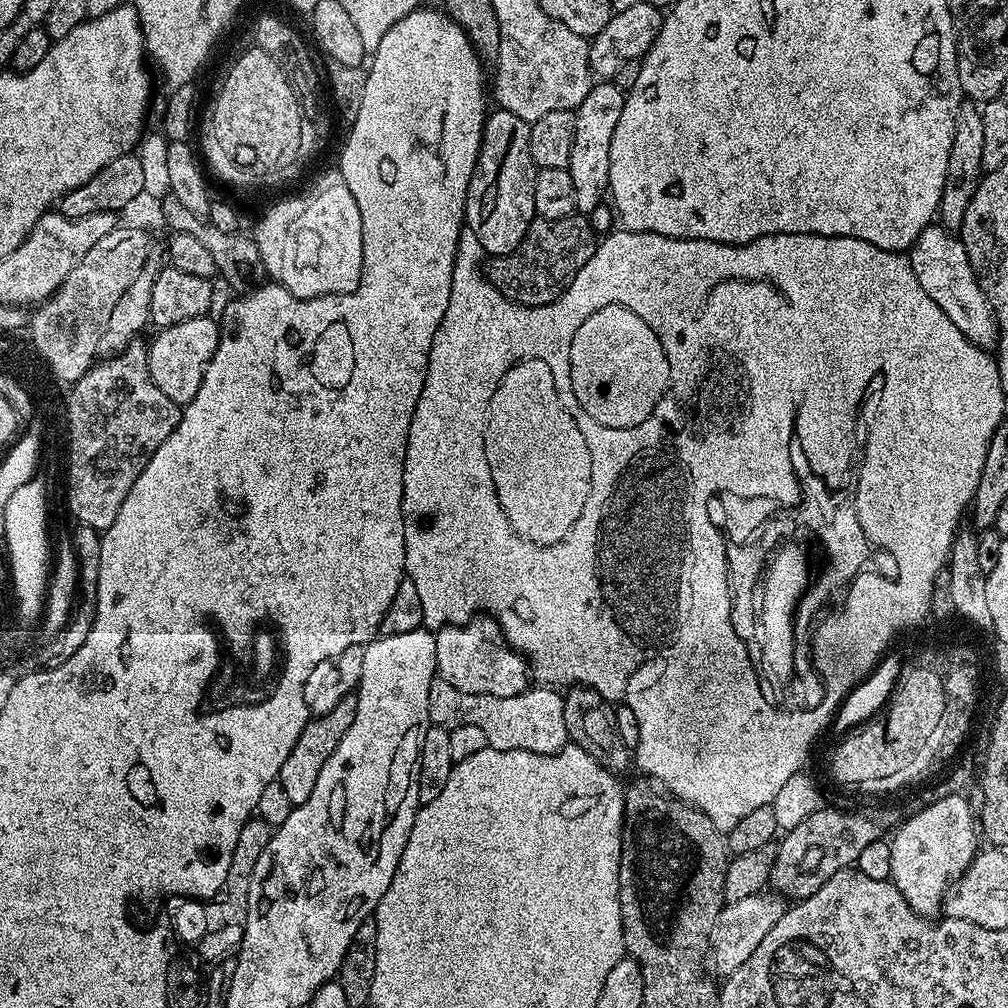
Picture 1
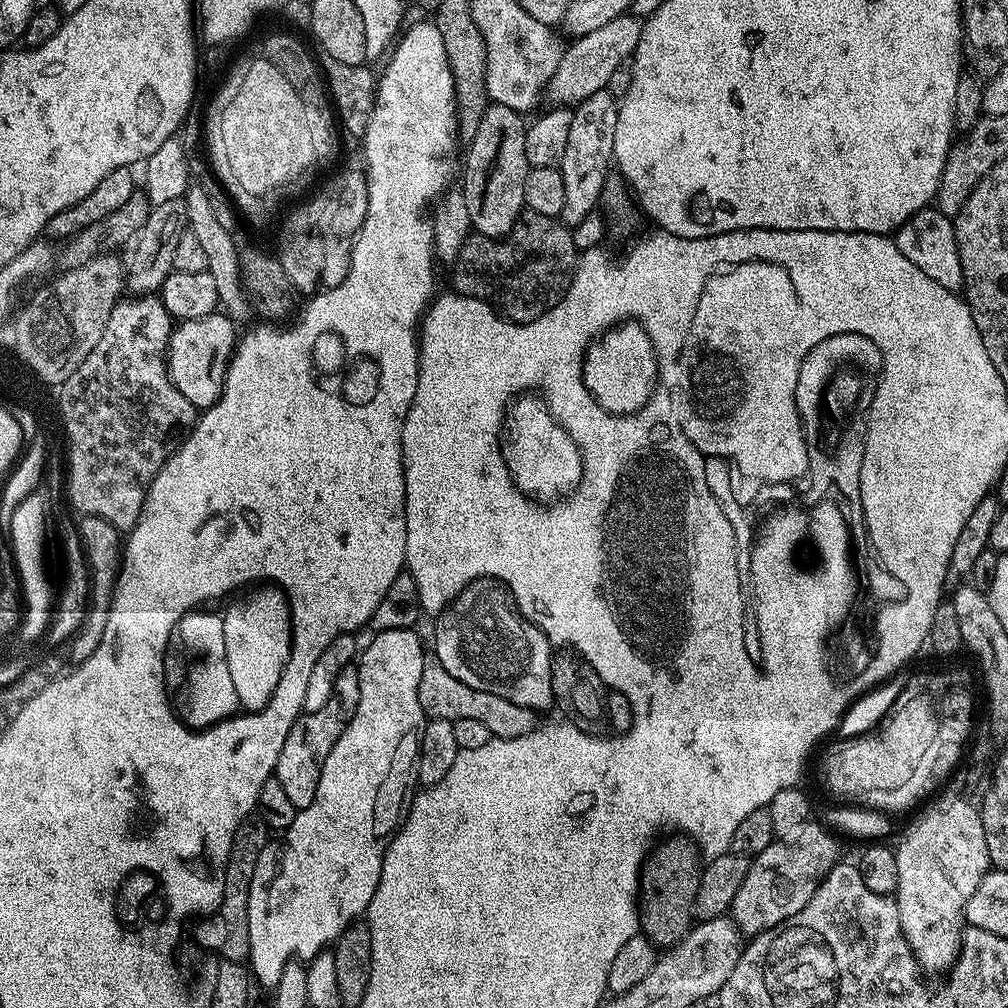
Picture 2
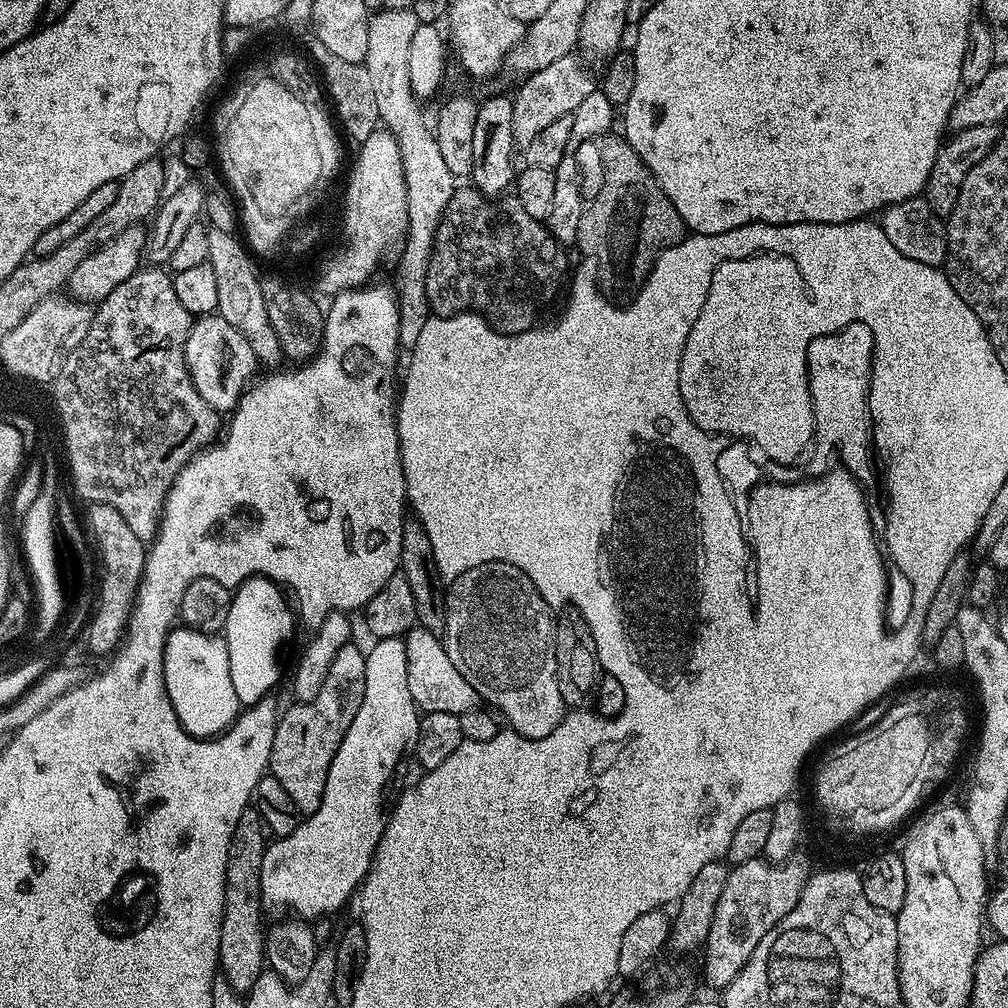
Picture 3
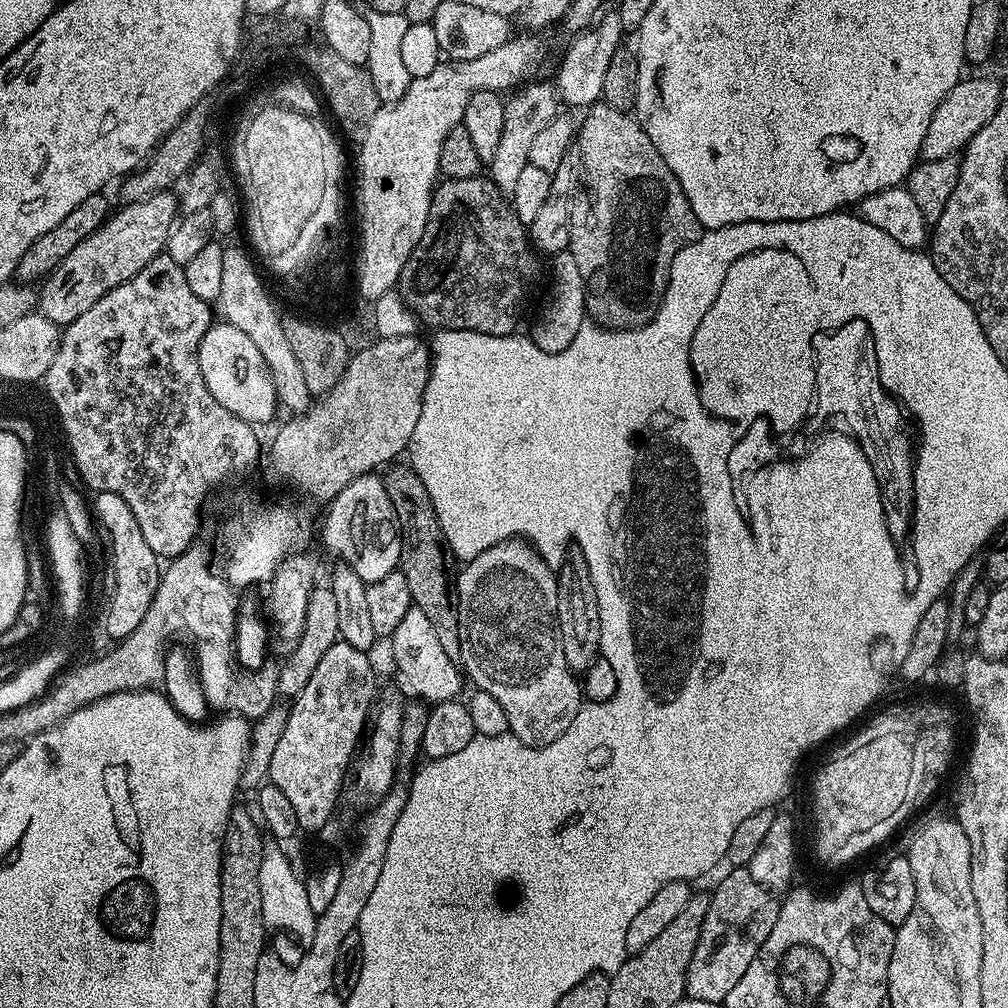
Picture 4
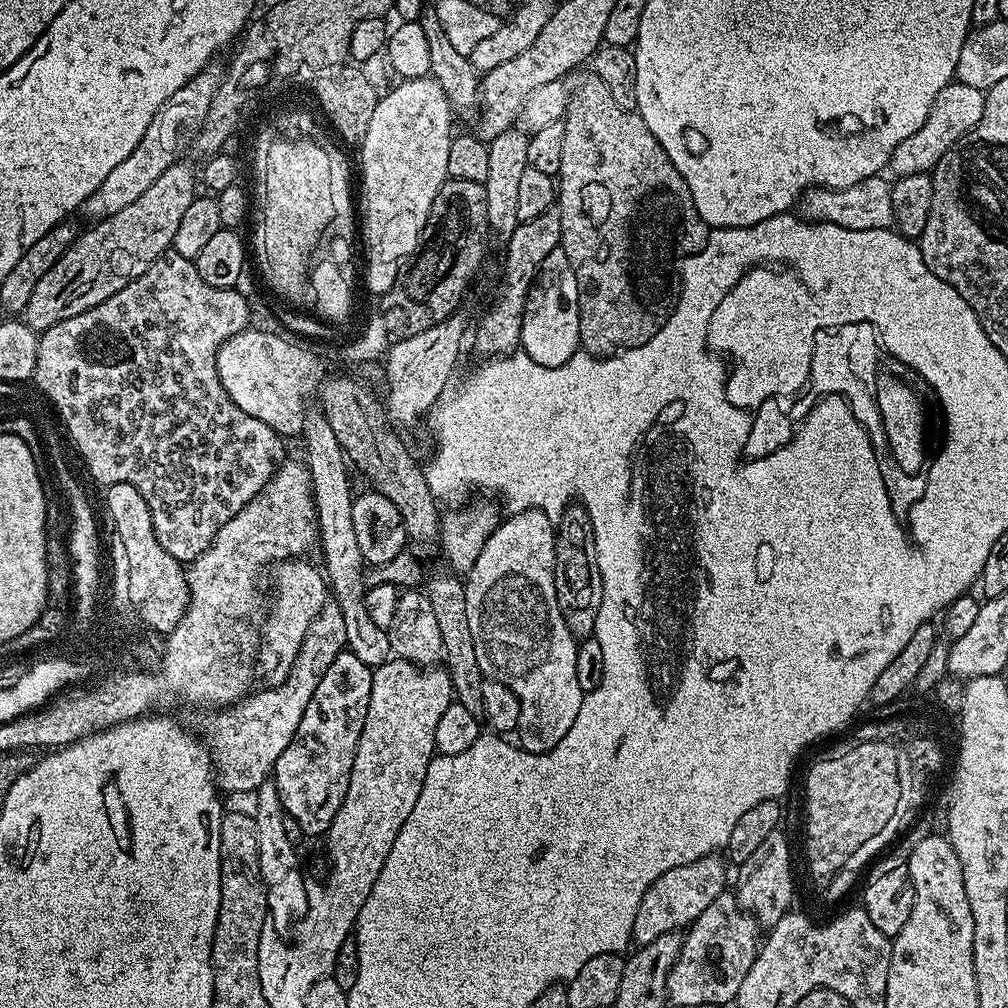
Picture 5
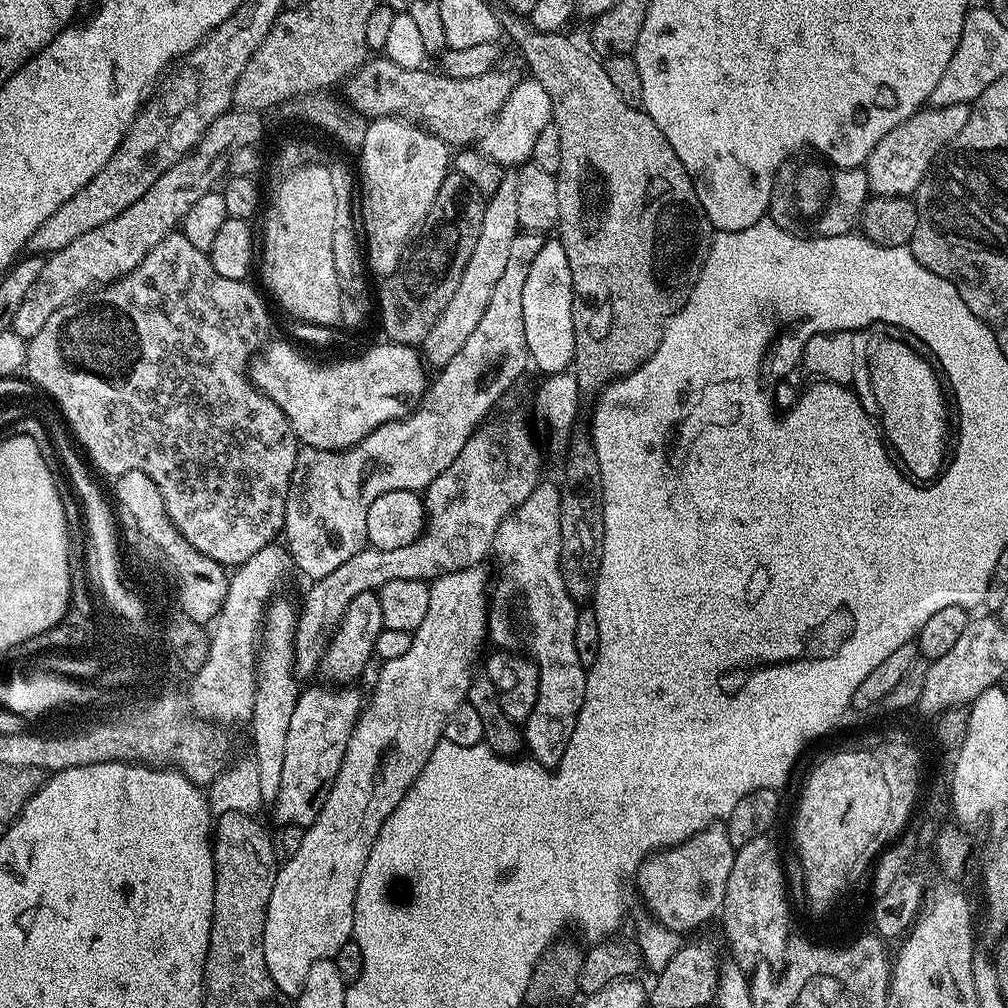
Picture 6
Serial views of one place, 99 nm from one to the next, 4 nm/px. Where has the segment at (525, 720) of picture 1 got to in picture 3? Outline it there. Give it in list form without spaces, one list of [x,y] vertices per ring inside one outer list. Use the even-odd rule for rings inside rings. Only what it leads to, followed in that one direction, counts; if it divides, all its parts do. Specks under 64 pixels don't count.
[[[414,626],[403,637],[406,652],[404,653],[404,680],[410,682],[410,698],[421,713],[437,712],[461,716],[464,712],[474,710],[480,703],[480,695],[458,674],[450,654],[446,654],[444,641],[439,635],[425,628]]]

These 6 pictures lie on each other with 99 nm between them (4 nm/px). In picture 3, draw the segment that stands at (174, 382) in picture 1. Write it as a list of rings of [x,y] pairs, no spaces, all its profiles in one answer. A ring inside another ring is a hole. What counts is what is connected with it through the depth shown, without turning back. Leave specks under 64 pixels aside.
[[[218,314],[201,316],[193,323],[186,338],[184,361],[198,394],[202,394],[204,401],[221,414],[231,413],[235,409],[240,397],[253,383],[258,369],[250,342],[246,342],[246,338],[242,338],[242,334],[238,334],[238,330],[234,330],[234,326],[230,326],[230,322]]]

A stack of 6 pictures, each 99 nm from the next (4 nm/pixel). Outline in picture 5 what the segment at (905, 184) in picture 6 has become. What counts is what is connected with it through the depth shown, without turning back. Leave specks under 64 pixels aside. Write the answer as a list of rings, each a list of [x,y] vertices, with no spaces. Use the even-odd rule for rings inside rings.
[[[959,82],[947,84],[942,94],[934,98],[930,114],[926,114],[926,122],[922,127],[914,130],[910,138],[902,138],[902,142],[898,142],[890,161],[891,171],[896,171],[897,177],[931,173],[942,154],[946,154],[946,150],[950,150],[954,142],[958,142],[966,133],[974,130],[974,126],[978,126],[978,118],[982,118],[984,109],[984,93],[985,89],[966,86]]]

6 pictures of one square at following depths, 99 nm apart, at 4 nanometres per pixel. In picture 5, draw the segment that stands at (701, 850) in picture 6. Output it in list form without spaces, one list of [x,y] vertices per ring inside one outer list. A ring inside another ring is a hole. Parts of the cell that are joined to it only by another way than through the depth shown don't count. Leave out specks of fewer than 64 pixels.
[[[719,855],[703,856],[692,862],[686,862],[682,866],[674,866],[674,870],[666,870],[650,887],[642,898],[642,906],[638,906],[638,914],[634,918],[632,927],[632,940],[637,945],[649,944],[658,938],[658,934],[666,934],[685,929],[718,898],[718,894],[726,891],[727,882],[730,880],[730,872],[724,869],[725,861]]]

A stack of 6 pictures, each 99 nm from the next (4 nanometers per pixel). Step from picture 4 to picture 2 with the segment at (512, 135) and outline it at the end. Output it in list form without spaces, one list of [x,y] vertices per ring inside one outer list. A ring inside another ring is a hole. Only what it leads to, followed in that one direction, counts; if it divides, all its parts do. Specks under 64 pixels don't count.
[[[625,14],[614,18],[614,22],[606,22],[606,26],[598,26],[598,30],[593,30],[591,34],[575,37],[571,41],[572,45],[569,43],[565,47],[562,62],[558,64],[558,70],[554,70],[554,78],[550,78],[546,89],[547,99],[552,99],[551,103],[556,106],[575,106],[590,98],[590,94],[605,91],[610,82],[610,74],[614,74],[614,70],[618,70],[635,53],[643,29],[644,25],[637,17]]]

